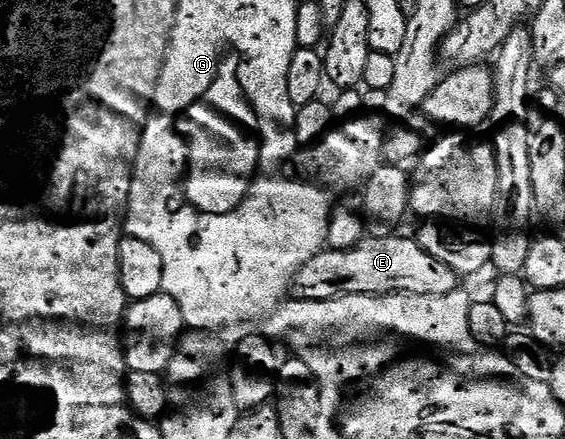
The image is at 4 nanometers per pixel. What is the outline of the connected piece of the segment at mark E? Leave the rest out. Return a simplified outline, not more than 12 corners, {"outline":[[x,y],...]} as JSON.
{"outline":[[410,237],[326,248],[292,296],[451,295],[459,275]]}

